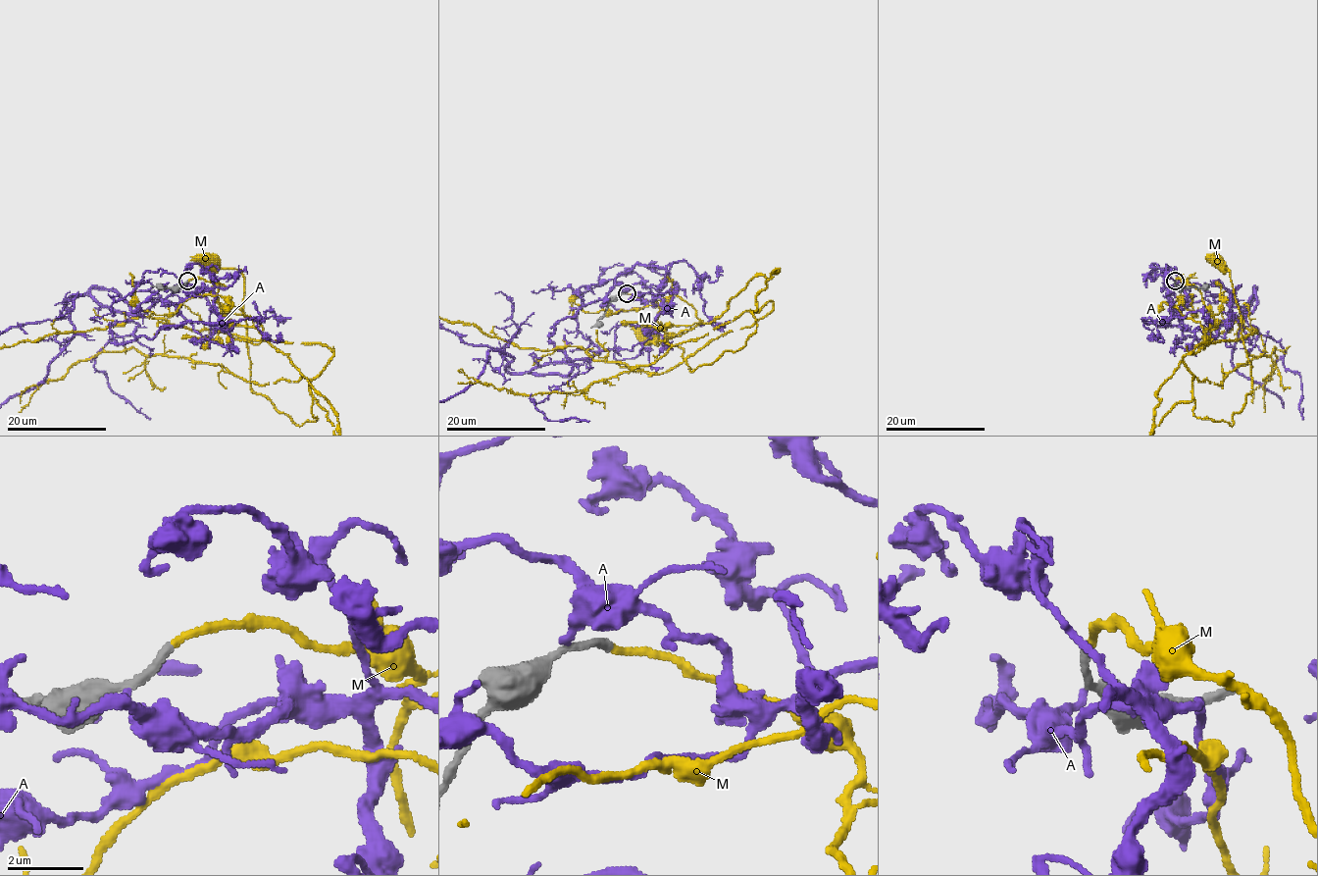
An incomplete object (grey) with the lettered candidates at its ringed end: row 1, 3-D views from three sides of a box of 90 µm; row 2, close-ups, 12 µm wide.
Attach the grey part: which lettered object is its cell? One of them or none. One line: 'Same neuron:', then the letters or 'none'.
Same neuron: M

